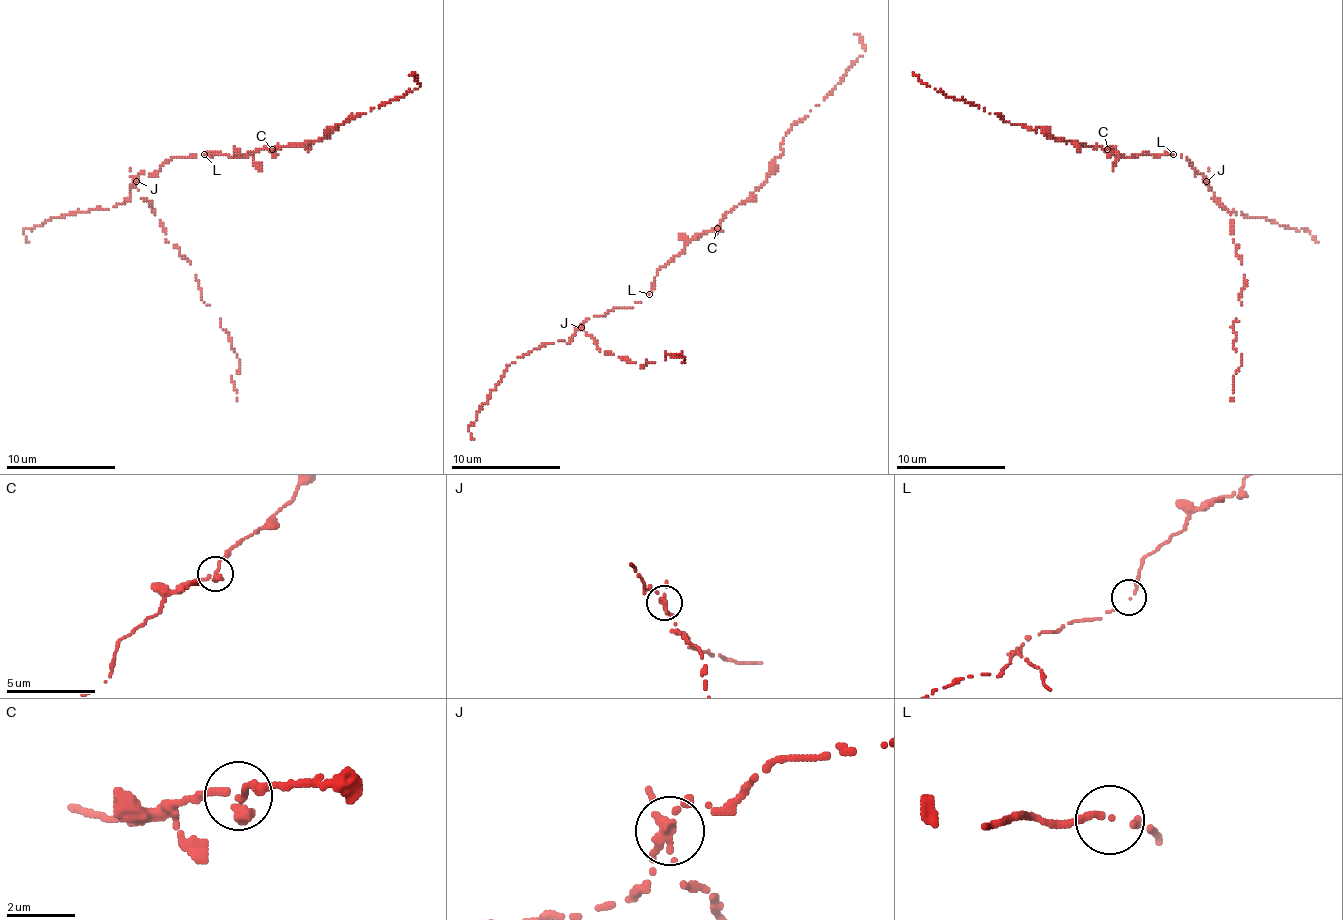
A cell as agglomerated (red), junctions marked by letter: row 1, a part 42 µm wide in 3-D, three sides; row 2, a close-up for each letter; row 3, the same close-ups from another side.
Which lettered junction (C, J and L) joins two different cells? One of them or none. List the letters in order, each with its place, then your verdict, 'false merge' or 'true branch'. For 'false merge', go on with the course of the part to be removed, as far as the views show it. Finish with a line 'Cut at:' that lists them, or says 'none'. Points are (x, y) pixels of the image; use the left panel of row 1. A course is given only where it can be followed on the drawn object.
C: at (272, 149); true branch
J: at (136, 181); false merge; foreign part runs (135, 182), (166, 239), (196, 275), (201, 299), (229, 335), (239, 360), (239, 371), (231, 376), (237, 401)
L: at (204, 154); true branch
Cut at: J

